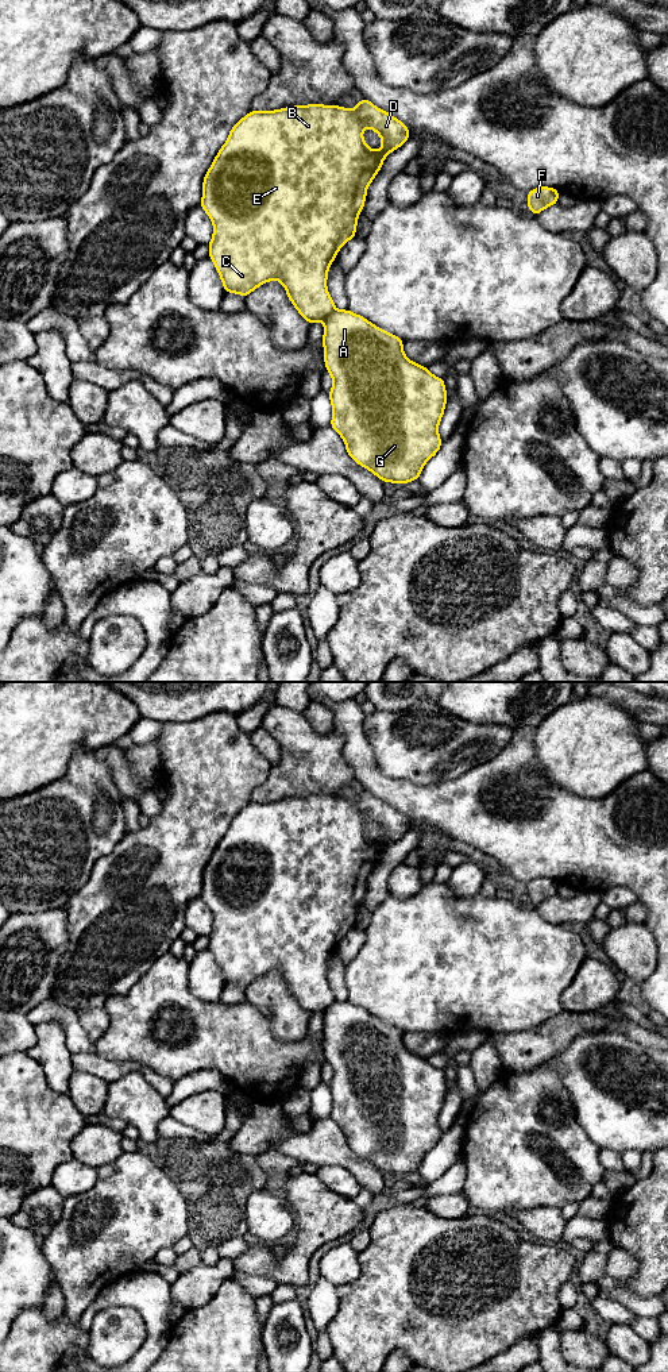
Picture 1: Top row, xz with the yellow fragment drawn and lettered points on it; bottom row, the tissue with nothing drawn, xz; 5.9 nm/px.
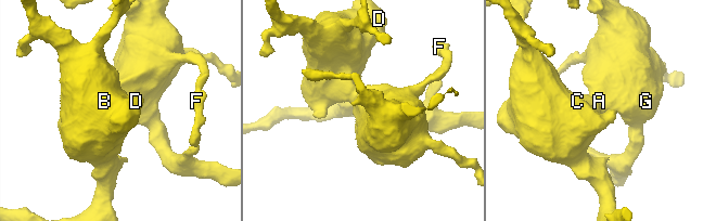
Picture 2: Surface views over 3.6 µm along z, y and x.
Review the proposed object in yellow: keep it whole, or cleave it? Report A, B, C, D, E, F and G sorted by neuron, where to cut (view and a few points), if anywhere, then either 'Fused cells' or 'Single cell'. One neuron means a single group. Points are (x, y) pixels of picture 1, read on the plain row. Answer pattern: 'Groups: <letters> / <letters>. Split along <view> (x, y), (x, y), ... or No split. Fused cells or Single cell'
Groups: A F G / B C D E. Split along xz (335, 1001), (323, 1013). Fused cells

